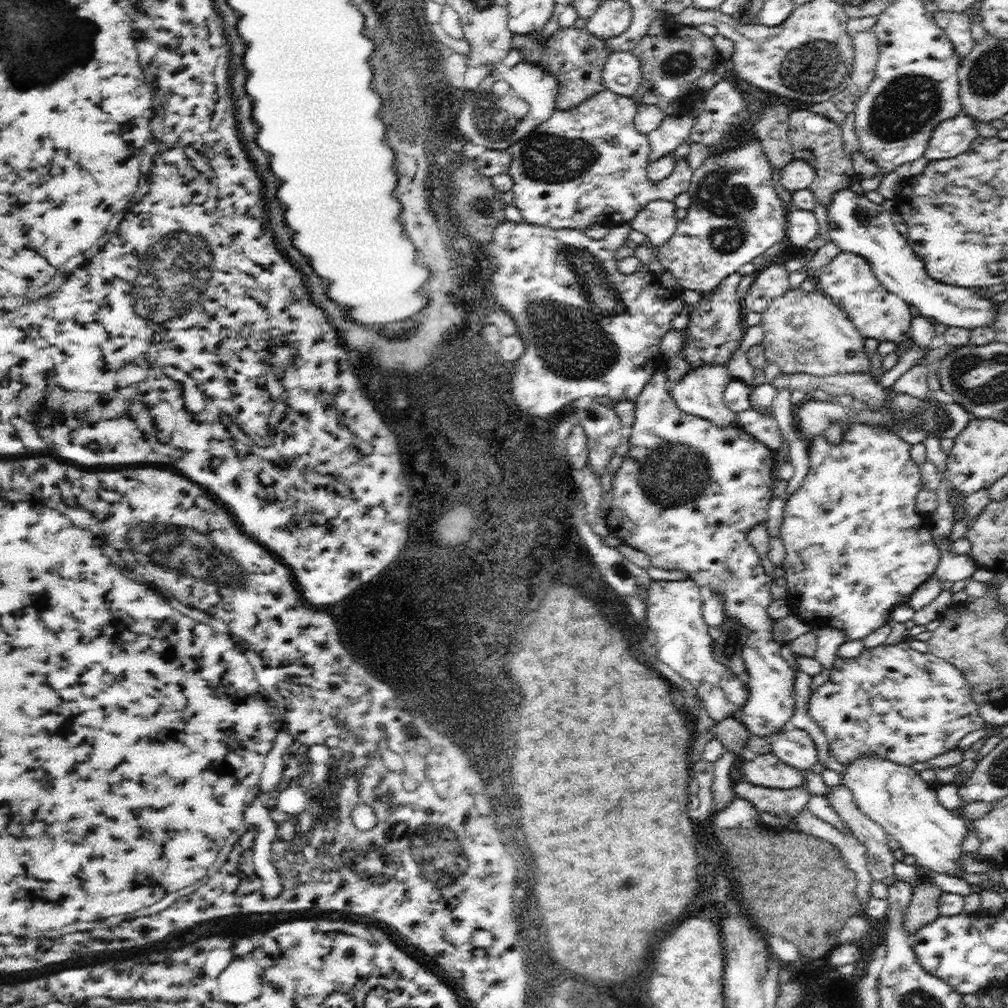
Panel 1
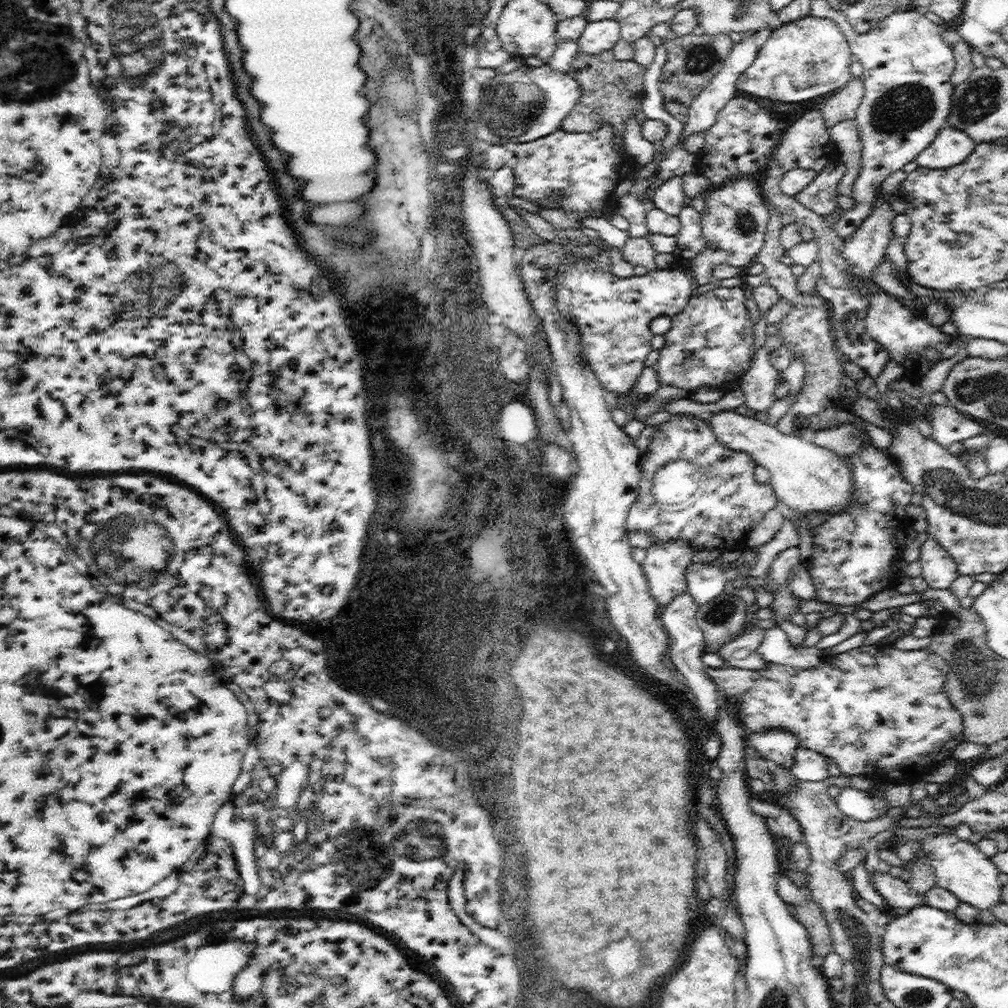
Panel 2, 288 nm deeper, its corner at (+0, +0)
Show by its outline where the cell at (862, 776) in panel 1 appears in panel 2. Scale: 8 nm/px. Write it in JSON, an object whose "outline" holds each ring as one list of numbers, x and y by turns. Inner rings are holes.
{"outline":[[945,832,925,840,915,840,915,842,921,842,921,852,917,854,915,860,925,860,933,868,935,886,949,890,961,902,967,902,977,910,983,910,983,908,989,910,991,906,1001,902,1001,886,997,884,999,870,991,862,991,858,987,858,975,844,959,838,955,832,953,834]]}

